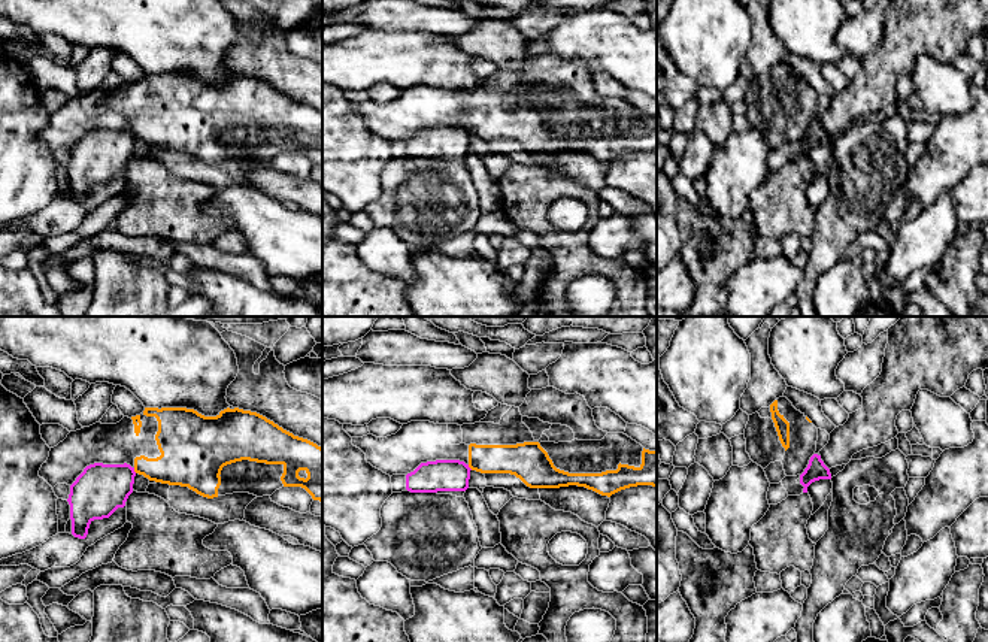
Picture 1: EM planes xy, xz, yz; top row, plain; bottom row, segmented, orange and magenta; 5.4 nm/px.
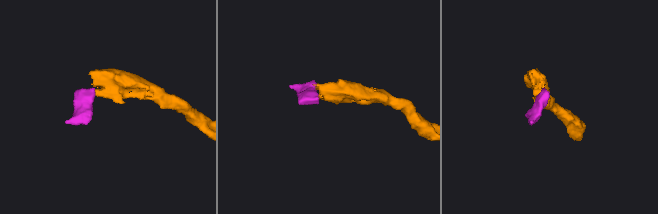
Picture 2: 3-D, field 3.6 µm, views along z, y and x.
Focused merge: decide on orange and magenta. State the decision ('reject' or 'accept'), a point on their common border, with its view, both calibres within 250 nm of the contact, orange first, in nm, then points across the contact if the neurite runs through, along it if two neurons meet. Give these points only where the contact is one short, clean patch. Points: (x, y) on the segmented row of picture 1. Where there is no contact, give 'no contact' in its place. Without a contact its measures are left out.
reject; meets orange in xy at (135, 471); 220 nm thick on the orange side, 280 nm on the other; border along xy (133, 468), (136, 472)

